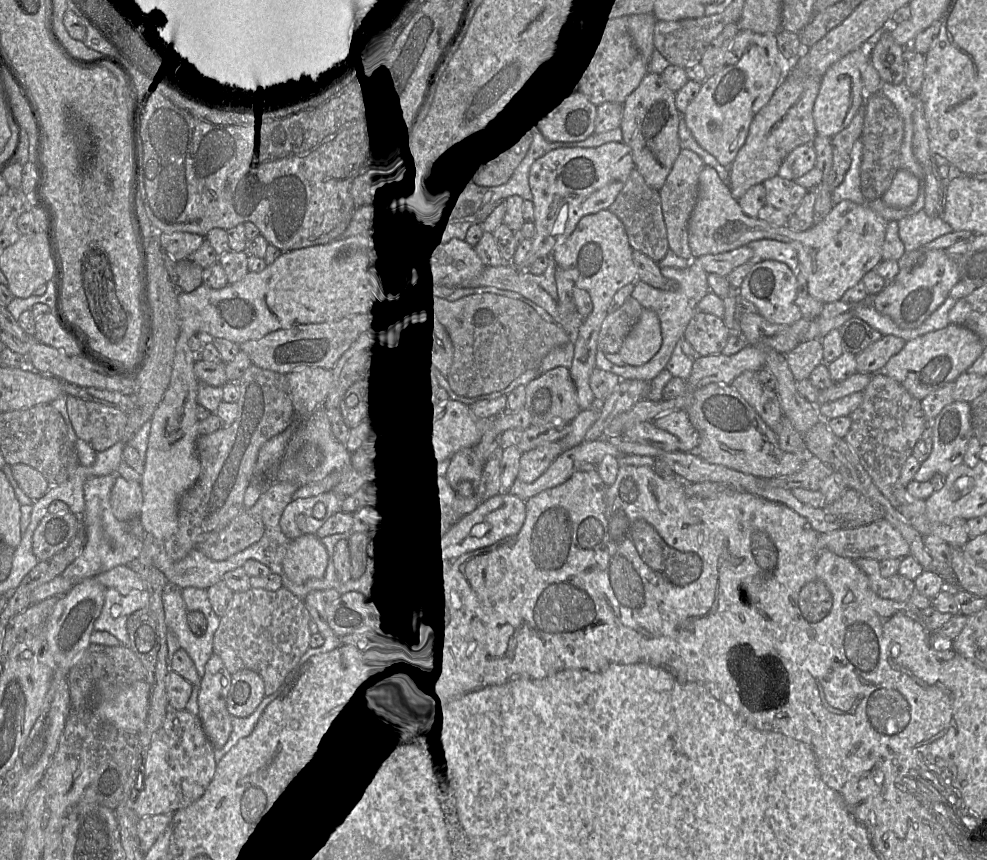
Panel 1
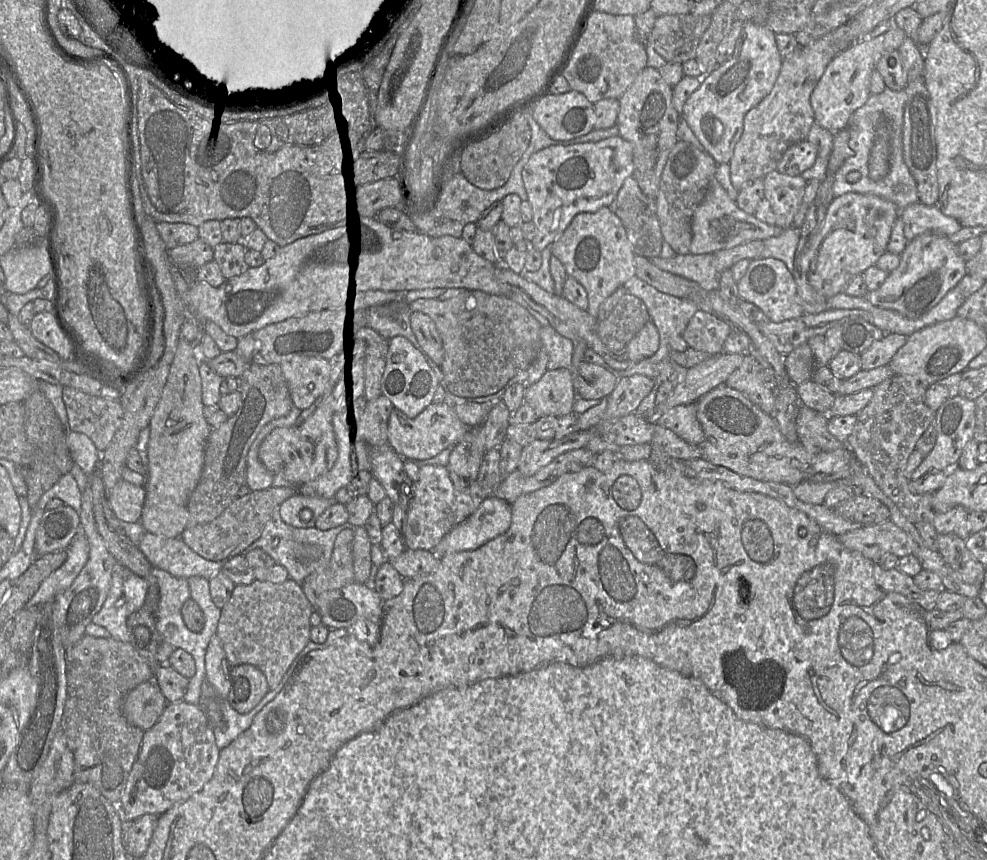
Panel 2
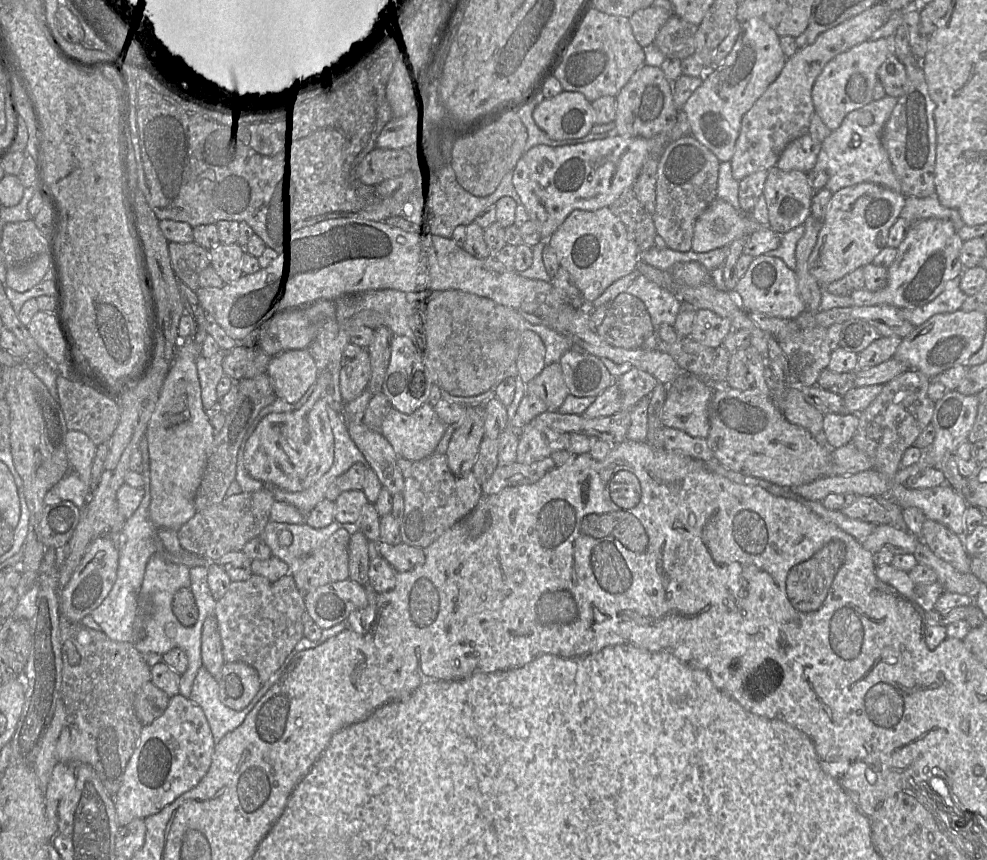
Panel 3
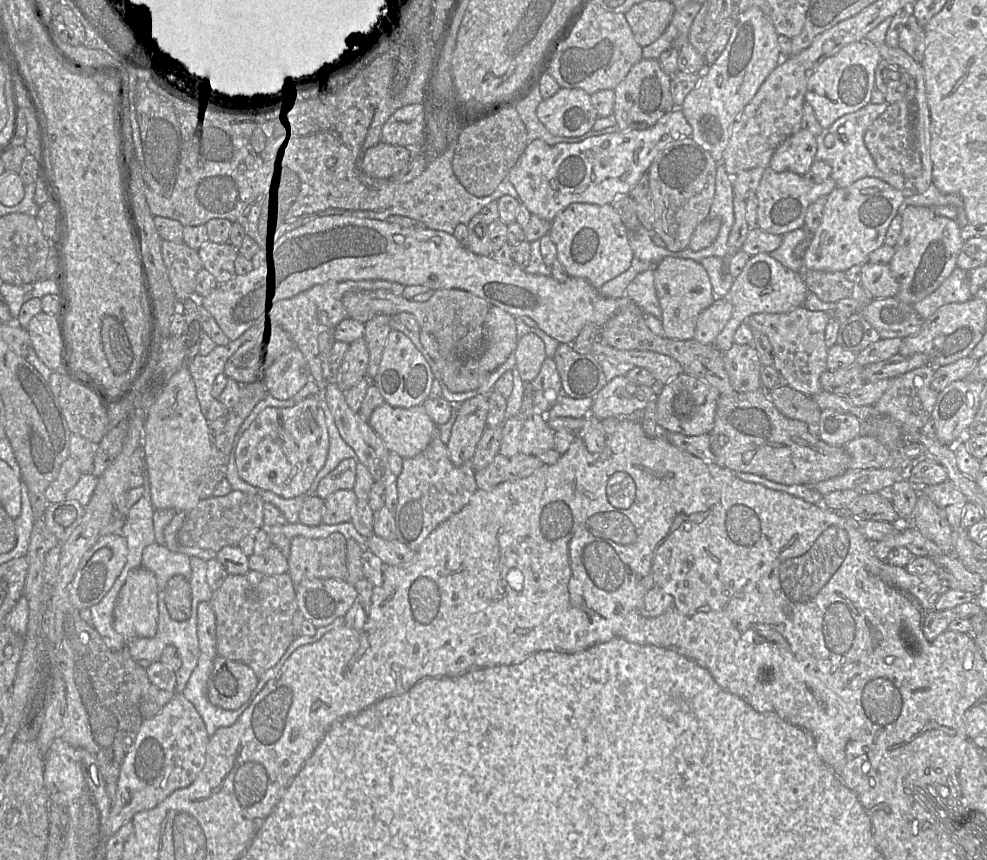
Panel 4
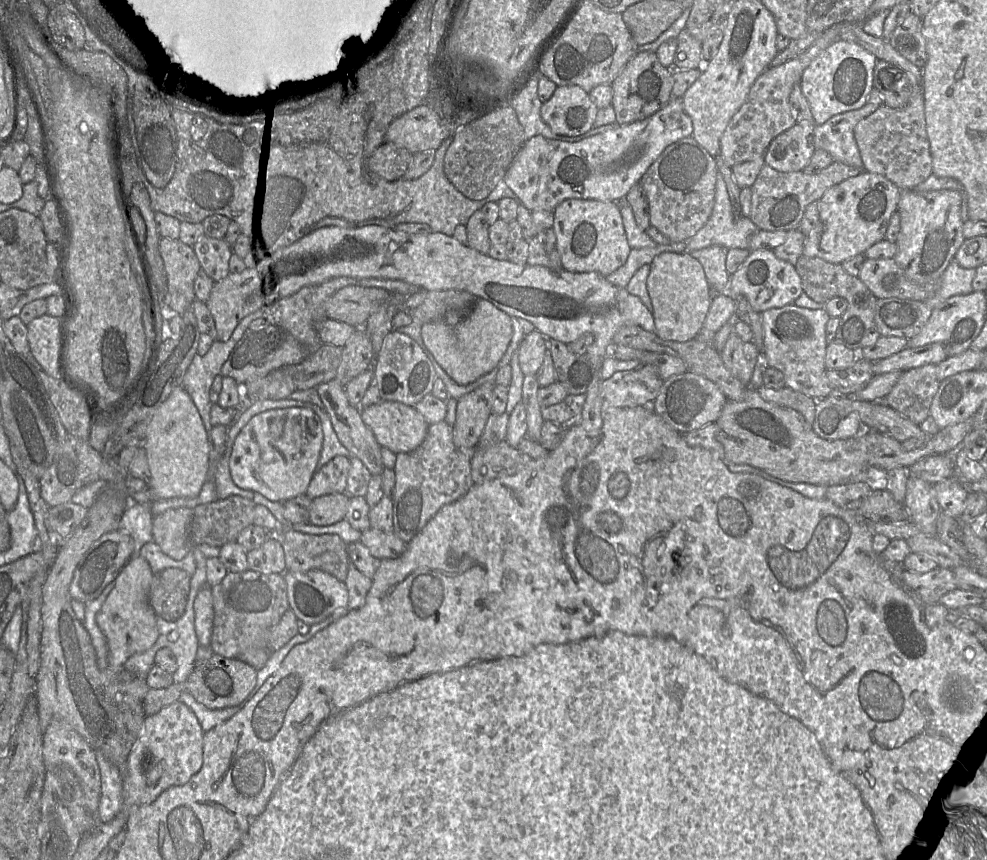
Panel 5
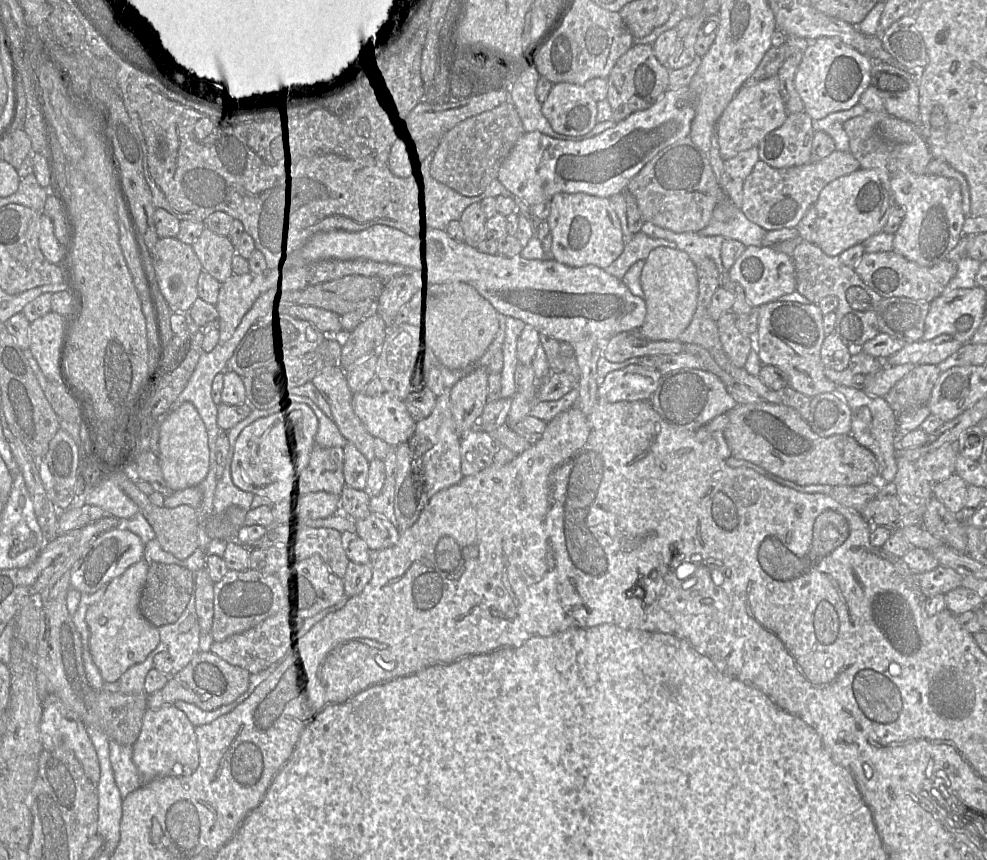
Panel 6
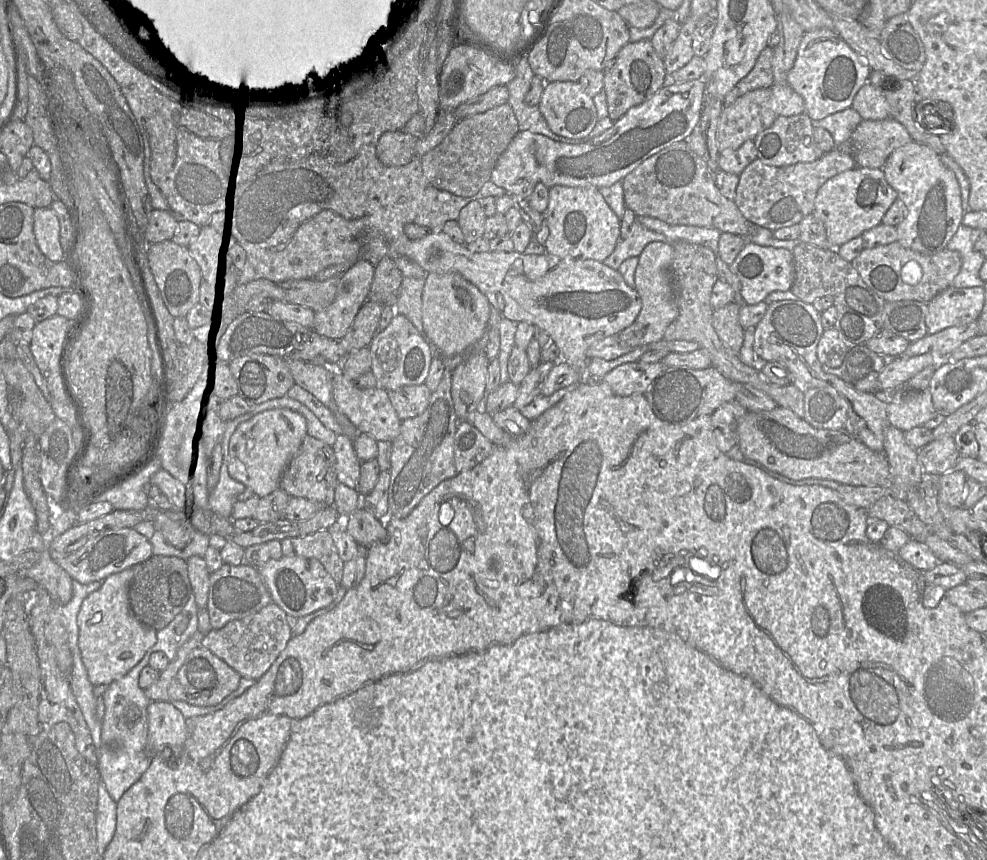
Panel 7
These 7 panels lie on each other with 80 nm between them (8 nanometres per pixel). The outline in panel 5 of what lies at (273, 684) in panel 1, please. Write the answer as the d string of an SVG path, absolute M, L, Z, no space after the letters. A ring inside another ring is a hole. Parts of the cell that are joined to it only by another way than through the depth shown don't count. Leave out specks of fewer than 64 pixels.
M250 569L245 572L228 572L221 583L212 587L212 595L215 615L211 648L214 654L241 660L251 665L256 671L263 668L274 654L269 648L271 630L279 623L283 614L290 609L287 584L283 574L262 574Z

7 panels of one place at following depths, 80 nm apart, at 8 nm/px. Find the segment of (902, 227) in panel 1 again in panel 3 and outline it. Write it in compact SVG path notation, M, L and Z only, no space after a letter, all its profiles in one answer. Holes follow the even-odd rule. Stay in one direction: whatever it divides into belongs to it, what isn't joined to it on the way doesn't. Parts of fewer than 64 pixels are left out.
M936 194L924 198L906 196L900 216L906 220L907 228L918 220L928 218L950 220L957 231L965 225L958 210L943 206Z

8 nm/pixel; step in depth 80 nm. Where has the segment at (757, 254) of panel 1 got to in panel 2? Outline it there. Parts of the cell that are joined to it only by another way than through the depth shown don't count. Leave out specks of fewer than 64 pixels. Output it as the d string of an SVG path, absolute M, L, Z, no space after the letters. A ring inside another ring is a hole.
M789 227L780 235L762 240L764 249L760 258L775 258L783 261L793 274L795 254L800 238L800 228Z

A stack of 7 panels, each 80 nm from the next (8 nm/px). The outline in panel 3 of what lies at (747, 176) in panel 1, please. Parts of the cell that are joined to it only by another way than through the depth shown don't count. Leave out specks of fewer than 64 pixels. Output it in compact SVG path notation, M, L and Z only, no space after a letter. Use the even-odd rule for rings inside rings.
M879 2L860 14L821 33L805 48L798 49L785 61L779 76L753 106L743 115L741 128L730 160L732 177L736 181L758 171L768 171L776 166L780 154L794 139L808 133L812 115L812 88L825 65L852 47L867 41L893 14L885 2Z

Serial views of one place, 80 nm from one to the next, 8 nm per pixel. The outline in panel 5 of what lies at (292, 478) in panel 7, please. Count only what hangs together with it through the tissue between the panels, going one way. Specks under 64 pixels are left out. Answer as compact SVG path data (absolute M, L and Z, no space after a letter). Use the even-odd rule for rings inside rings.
M338 455L325 465L318 467L305 495L313 500L323 495L346 492L350 466L348 457Z

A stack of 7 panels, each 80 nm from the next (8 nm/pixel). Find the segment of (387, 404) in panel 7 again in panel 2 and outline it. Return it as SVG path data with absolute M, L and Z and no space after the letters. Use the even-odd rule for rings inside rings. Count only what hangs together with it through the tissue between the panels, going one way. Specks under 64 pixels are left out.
M445 402L431 403L414 418L393 409L388 421L388 444L406 460L426 460L435 457L445 448L453 447L469 430L470 428L458 418L453 406Z

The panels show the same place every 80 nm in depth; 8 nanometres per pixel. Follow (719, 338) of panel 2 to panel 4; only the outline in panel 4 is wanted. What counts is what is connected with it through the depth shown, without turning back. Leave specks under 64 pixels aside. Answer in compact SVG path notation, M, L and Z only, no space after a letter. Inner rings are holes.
M716 298L697 319L694 340L701 344L714 344L717 336L730 320L733 305L728 298Z

